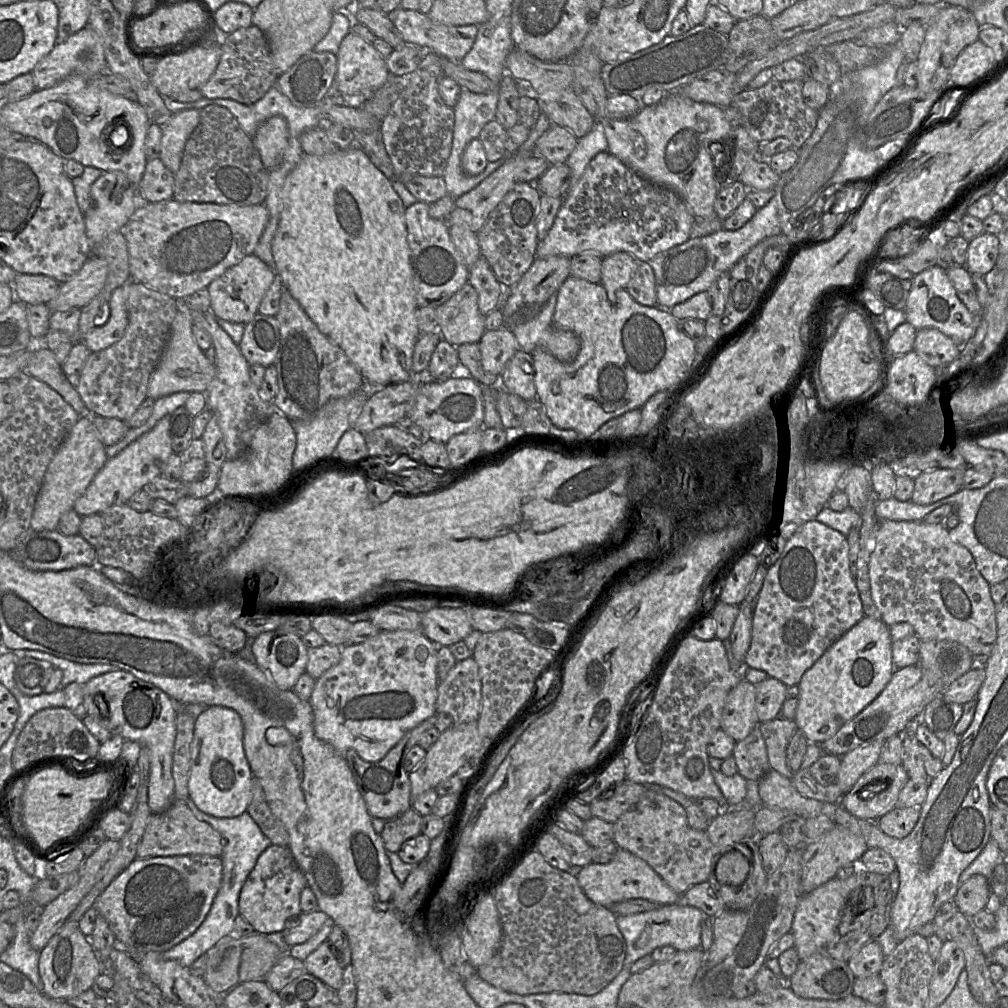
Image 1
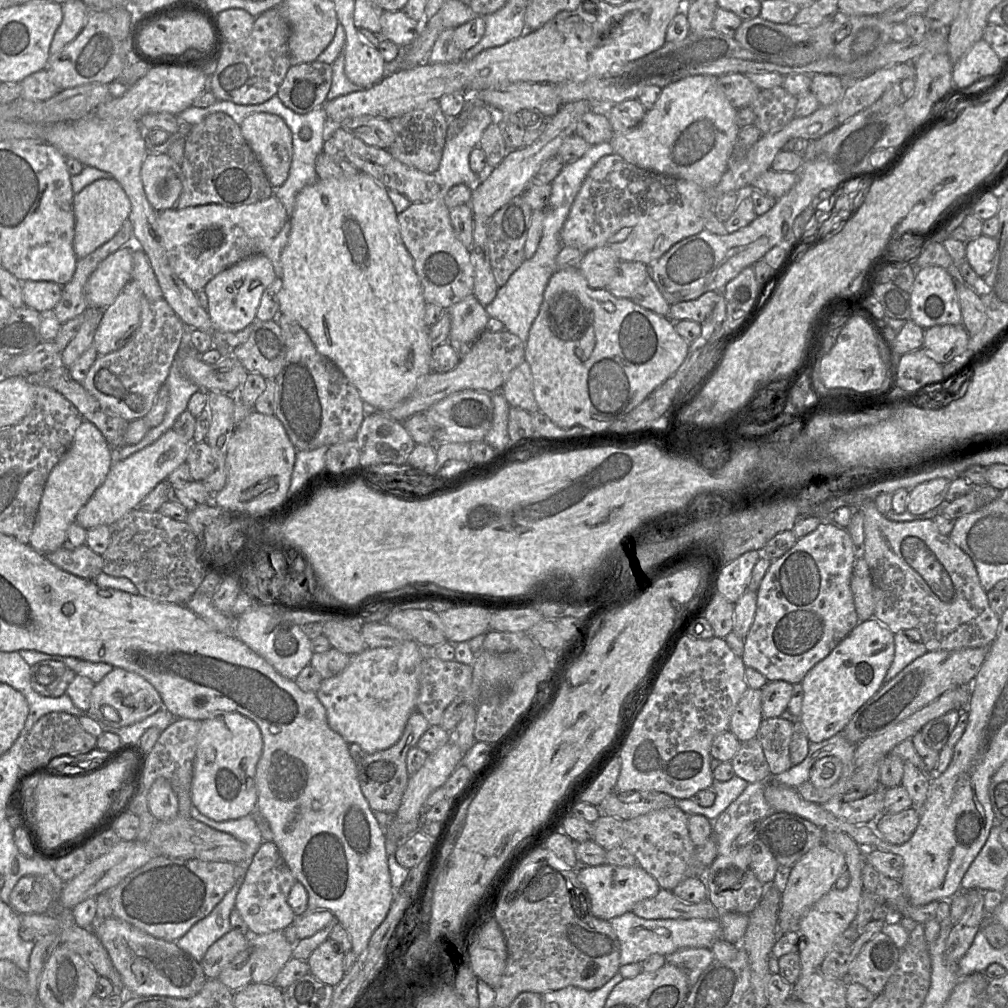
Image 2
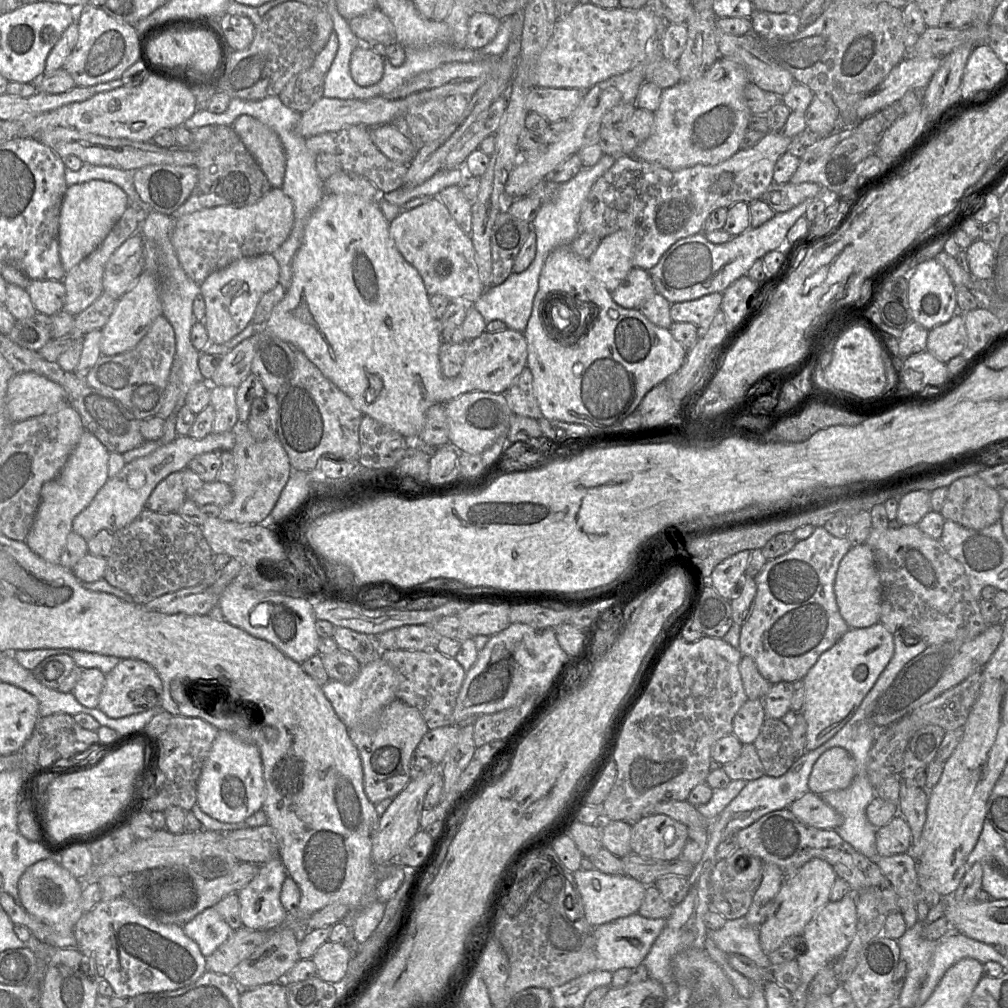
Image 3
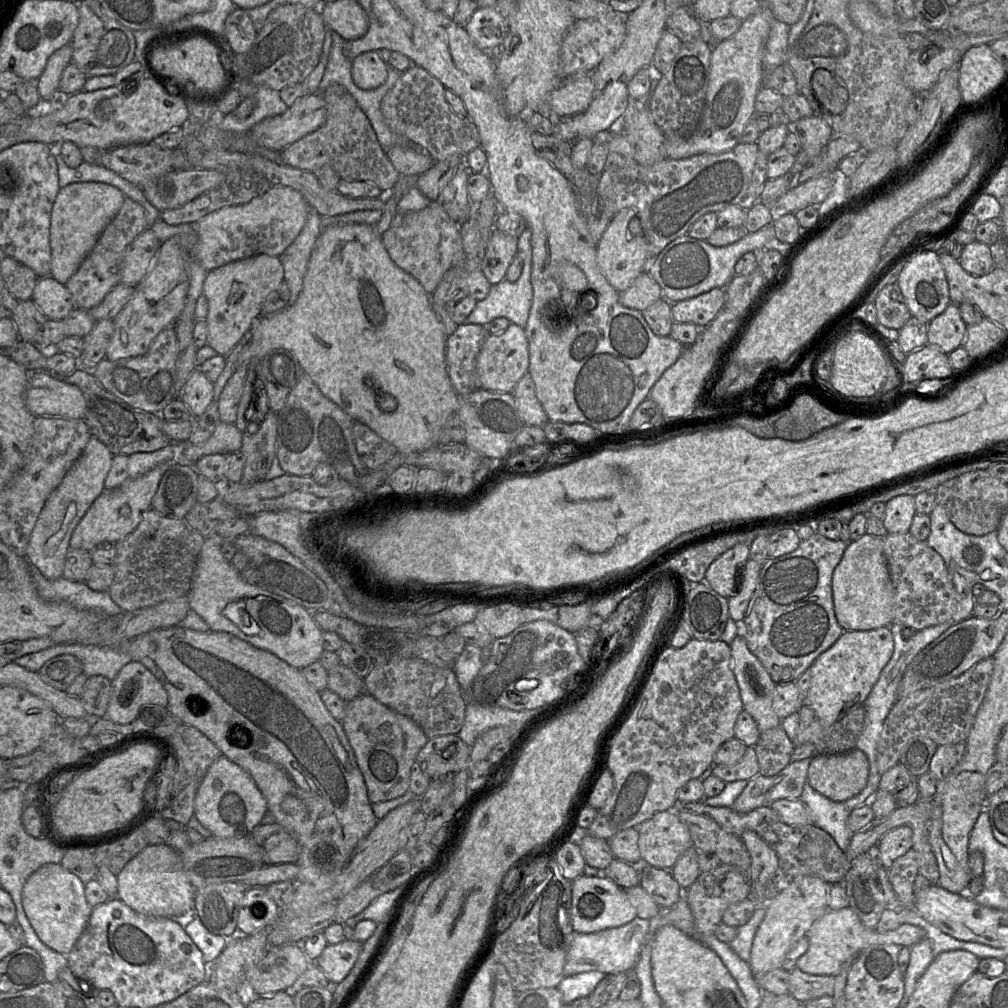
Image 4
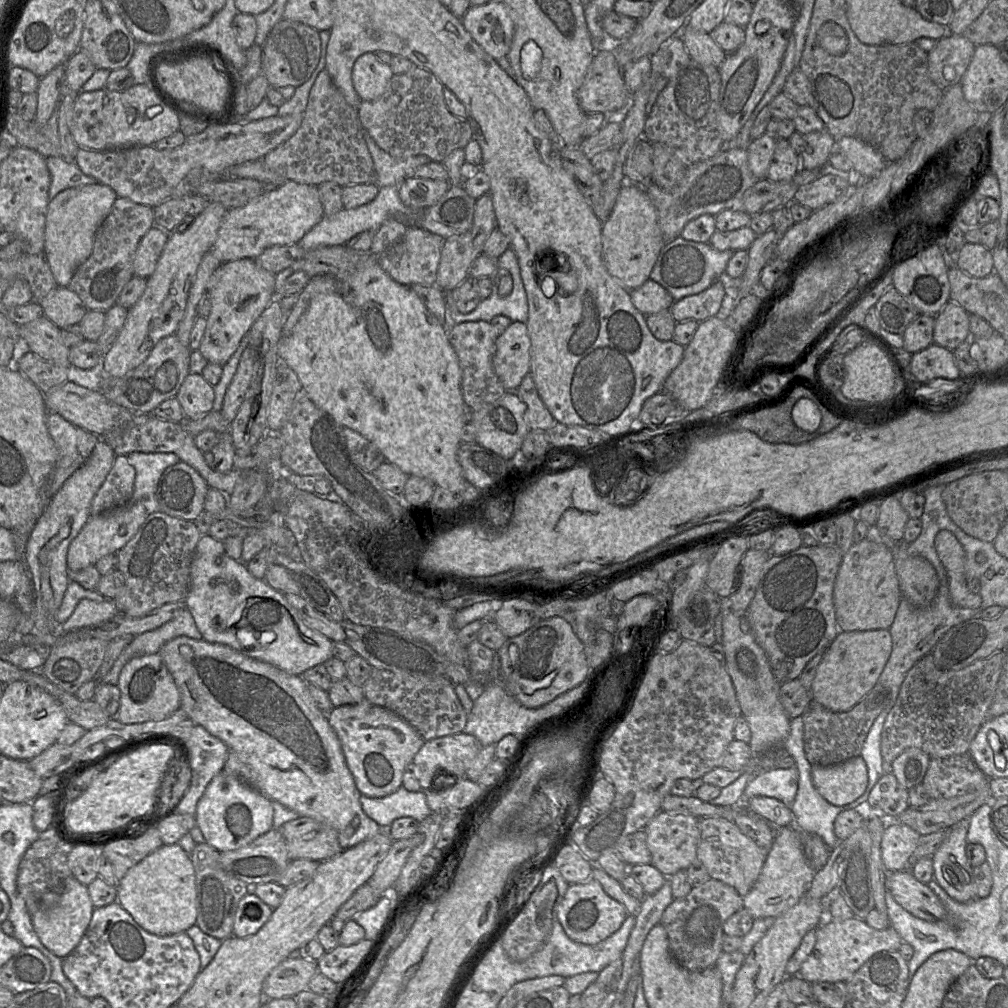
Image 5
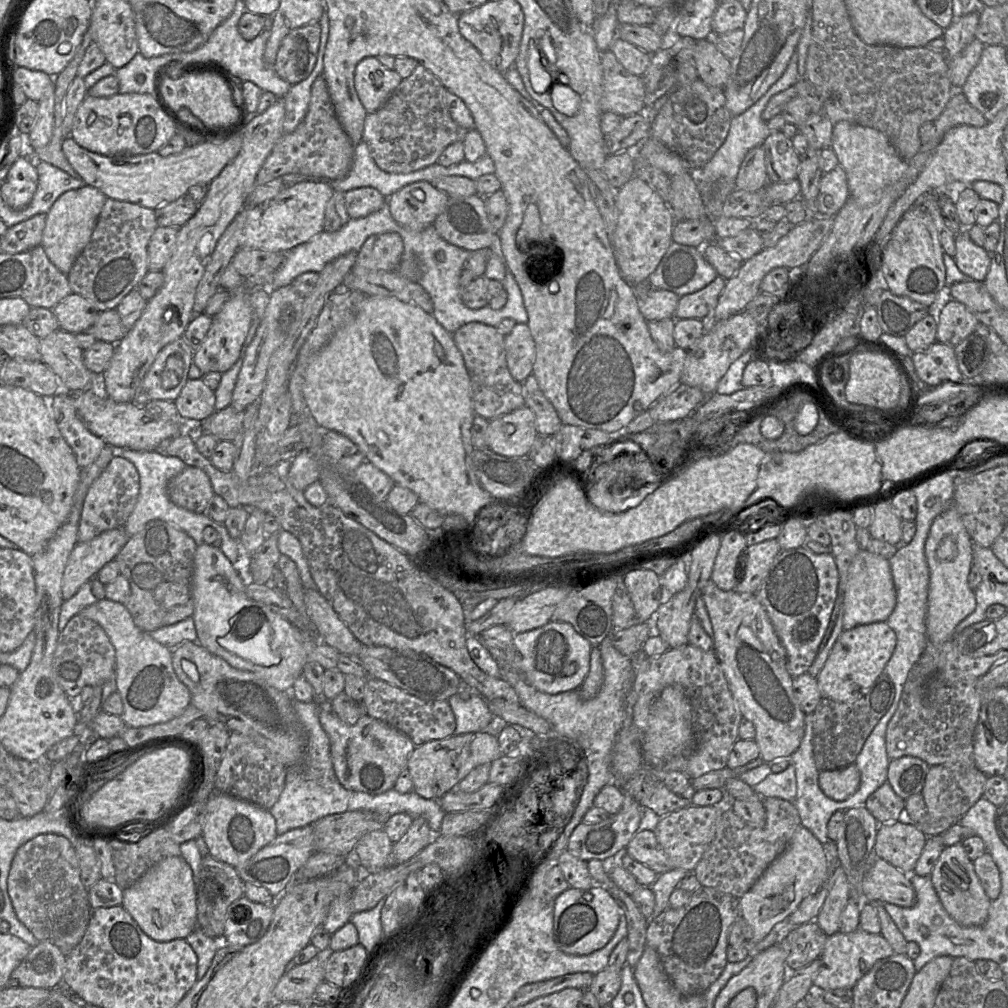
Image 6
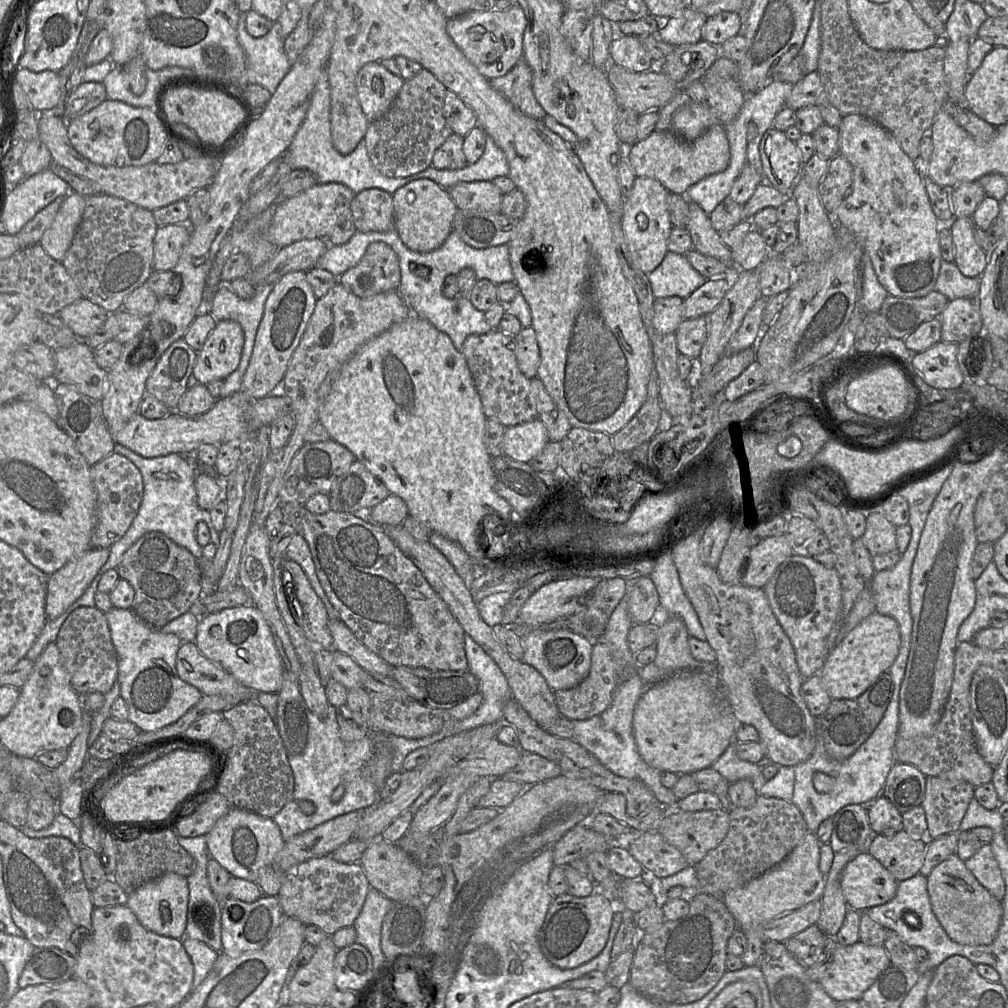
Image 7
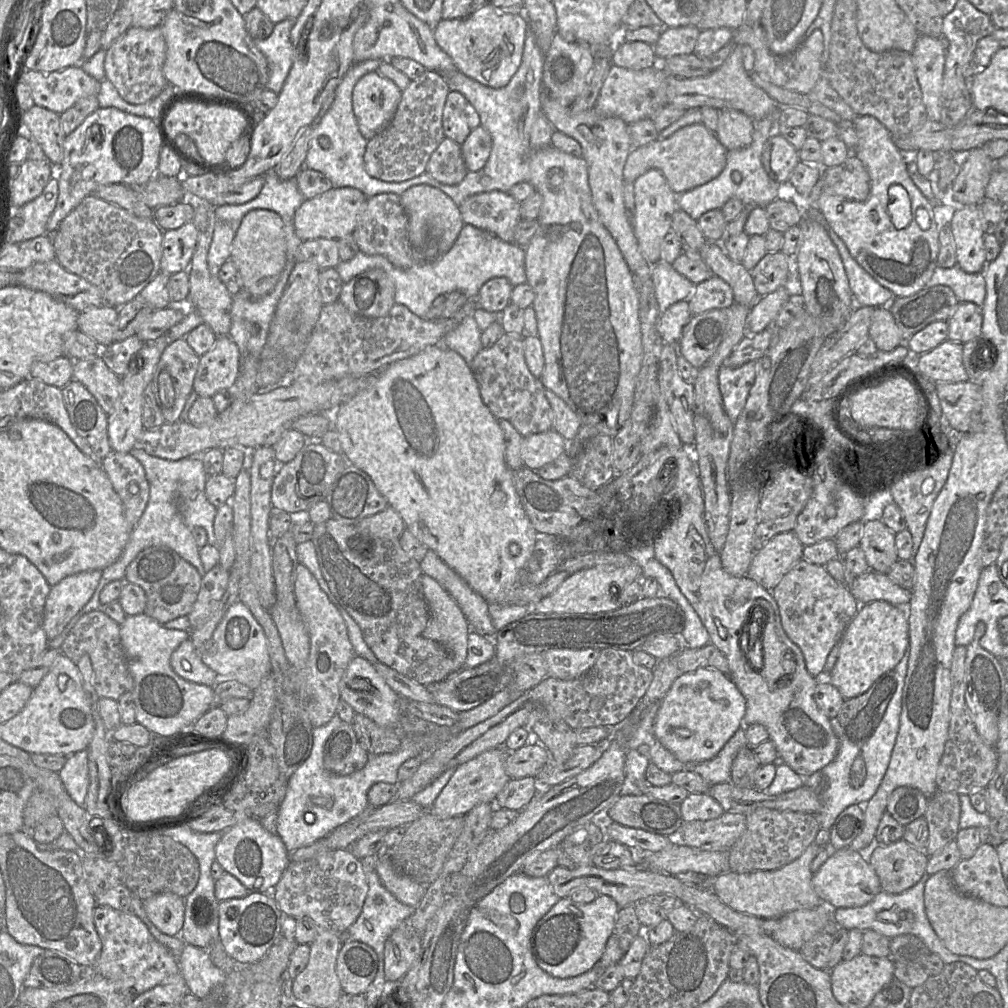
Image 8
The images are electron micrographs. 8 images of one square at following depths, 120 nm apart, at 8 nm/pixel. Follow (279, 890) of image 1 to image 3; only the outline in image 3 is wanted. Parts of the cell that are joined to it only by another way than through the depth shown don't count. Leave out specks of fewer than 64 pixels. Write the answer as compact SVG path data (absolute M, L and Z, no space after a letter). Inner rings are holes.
M279 856L259 865L257 875L237 893L243 927L268 931L285 923L289 915L281 904L280 893L287 877Z

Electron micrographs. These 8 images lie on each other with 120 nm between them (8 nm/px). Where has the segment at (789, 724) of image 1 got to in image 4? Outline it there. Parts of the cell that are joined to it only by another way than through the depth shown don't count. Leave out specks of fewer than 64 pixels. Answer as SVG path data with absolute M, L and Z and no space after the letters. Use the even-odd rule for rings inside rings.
M779 725L761 732L754 748L759 763L759 774L773 776L791 762L795 746Z

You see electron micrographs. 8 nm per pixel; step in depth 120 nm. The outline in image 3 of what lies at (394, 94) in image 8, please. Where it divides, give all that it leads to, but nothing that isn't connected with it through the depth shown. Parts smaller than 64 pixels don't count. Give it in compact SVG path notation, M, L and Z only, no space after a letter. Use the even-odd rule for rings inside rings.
M360 44L354 49L350 58L349 69L353 81L361 87L376 84L383 76L383 61L384 57L366 45Z

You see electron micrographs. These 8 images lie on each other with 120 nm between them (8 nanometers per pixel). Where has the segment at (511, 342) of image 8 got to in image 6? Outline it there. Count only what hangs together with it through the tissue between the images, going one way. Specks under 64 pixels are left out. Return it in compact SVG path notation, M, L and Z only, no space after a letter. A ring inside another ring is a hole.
M478 322L465 324L452 334L470 376L474 413L487 420L525 405L522 384L512 377L507 366L504 337L495 327Z

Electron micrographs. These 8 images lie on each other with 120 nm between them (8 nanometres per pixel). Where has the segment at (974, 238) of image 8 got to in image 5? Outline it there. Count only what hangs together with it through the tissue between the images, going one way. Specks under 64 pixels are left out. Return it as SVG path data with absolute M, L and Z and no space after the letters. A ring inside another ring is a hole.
M966 242L957 253L957 267L976 278L984 278L994 272L992 250L982 243Z

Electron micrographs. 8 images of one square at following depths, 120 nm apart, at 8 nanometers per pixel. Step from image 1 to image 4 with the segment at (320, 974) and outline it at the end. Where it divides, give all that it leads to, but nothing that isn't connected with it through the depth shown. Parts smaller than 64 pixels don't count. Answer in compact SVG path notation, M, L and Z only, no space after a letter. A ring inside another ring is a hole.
M344 939L337 944L328 944L315 963L332 985L340 983L354 966L362 949L358 940Z

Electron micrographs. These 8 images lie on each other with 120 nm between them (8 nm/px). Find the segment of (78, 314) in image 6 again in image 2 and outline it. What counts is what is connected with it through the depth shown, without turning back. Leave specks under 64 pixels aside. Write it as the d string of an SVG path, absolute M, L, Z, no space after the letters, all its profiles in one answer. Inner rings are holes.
M50 281L22 282L22 295L25 306L38 312L54 309L62 296L63 286Z

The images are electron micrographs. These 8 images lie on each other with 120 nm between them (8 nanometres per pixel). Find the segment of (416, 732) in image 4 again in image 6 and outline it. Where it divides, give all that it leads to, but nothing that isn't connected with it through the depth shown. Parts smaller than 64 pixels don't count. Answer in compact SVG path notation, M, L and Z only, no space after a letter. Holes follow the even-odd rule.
M316 698L319 721L327 733L336 777L348 790L377 795L393 789L398 776L407 768L408 759L416 748L412 740L388 724L363 715L356 724L348 725L333 713L330 701Z

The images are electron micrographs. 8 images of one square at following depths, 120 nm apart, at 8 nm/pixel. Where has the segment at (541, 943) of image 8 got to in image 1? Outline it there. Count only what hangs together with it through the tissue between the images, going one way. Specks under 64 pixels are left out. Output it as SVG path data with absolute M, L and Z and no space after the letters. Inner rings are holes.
M618 848L614 858L607 864L590 863L584 866L577 880L589 900L605 907L630 899L672 905L679 903L682 896L673 891L646 861L622 848Z

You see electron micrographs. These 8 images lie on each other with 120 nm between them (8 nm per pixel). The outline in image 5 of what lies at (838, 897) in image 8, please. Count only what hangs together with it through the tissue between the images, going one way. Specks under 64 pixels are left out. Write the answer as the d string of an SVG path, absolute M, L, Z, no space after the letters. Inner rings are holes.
M910 870L887 872L885 888L886 891L892 894L899 905L917 918L929 922L935 922L946 918L947 911L938 896L927 884L918 881Z

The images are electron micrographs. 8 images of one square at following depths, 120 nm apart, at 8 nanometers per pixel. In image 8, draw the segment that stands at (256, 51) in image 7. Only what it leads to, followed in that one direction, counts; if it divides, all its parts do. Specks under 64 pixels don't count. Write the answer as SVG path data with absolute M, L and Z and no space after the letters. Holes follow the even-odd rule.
M287 18L274 25L270 36L264 40L254 39L255 46L266 57L270 76L266 88L279 94L294 61L294 45L290 32L294 21Z

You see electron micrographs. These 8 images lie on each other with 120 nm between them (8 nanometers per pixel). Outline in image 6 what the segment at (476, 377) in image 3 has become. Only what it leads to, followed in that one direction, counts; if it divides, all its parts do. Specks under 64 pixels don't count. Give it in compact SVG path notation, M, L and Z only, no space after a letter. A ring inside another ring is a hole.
M516 323L504 337L504 345L508 369L522 383L532 373L535 360L535 343L527 324Z

